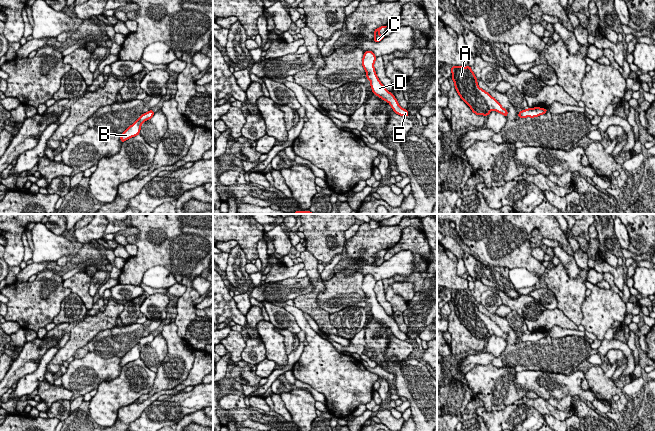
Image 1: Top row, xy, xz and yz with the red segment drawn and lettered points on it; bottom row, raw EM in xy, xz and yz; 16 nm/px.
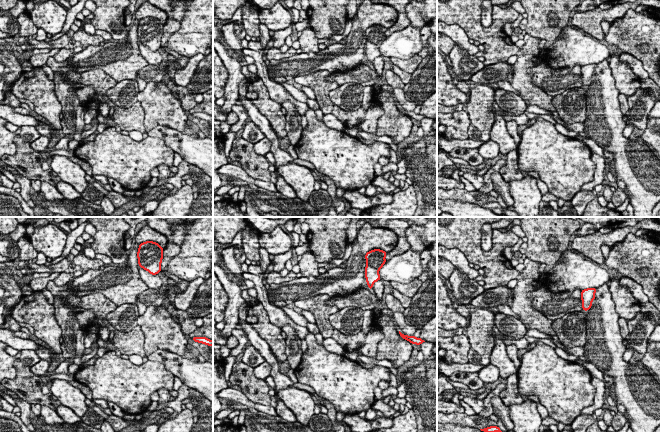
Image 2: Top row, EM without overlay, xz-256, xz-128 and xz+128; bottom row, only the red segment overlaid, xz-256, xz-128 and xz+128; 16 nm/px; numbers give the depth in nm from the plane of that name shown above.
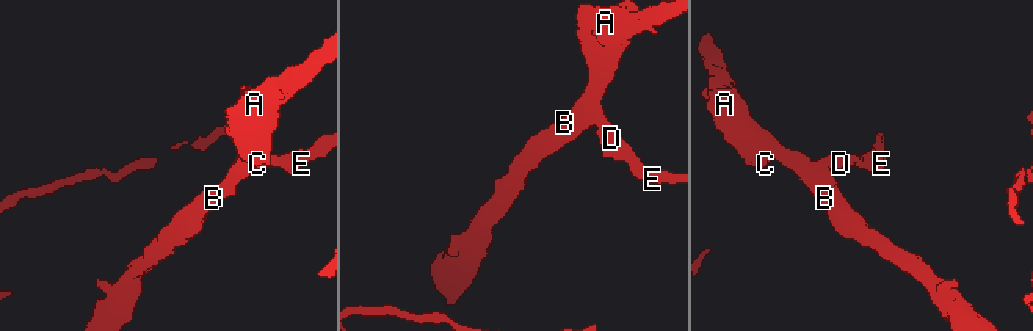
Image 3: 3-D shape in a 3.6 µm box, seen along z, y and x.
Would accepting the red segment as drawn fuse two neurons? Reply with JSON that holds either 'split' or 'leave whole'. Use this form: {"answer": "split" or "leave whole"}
{"answer": "leave whole"}

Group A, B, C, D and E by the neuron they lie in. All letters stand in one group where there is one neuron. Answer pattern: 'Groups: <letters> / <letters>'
Groups: A B C D E

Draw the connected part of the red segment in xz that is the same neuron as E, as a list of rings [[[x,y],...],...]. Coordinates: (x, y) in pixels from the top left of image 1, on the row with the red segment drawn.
[[[369,50],[364,52],[362,59],[362,66],[364,67],[365,72],[367,73],[366,78],[371,81],[370,86],[372,88],[372,92],[376,96],[388,102],[396,114],[408,117],[409,114],[407,109],[404,109],[399,105],[393,93],[390,93],[378,79],[374,68],[376,58],[377,57],[374,55],[374,53]]]

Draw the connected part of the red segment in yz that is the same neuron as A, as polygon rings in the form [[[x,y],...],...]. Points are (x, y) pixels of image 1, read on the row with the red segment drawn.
[[[453,66],[451,72],[457,93],[473,113],[488,116],[492,110],[495,110],[507,117],[508,111],[495,98],[478,86],[477,78],[470,66]]]

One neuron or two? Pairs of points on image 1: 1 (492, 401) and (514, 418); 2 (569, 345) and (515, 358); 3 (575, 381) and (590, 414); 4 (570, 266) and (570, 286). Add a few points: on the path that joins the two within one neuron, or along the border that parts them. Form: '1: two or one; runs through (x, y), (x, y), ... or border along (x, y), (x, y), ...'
1: two; border along (513, 403), (498, 411)
2: one; runs through (556, 355), (528, 356)
3: two; border along (583, 400), (585, 403)
4: two; border along (560, 261), (571, 278), (578, 276)

